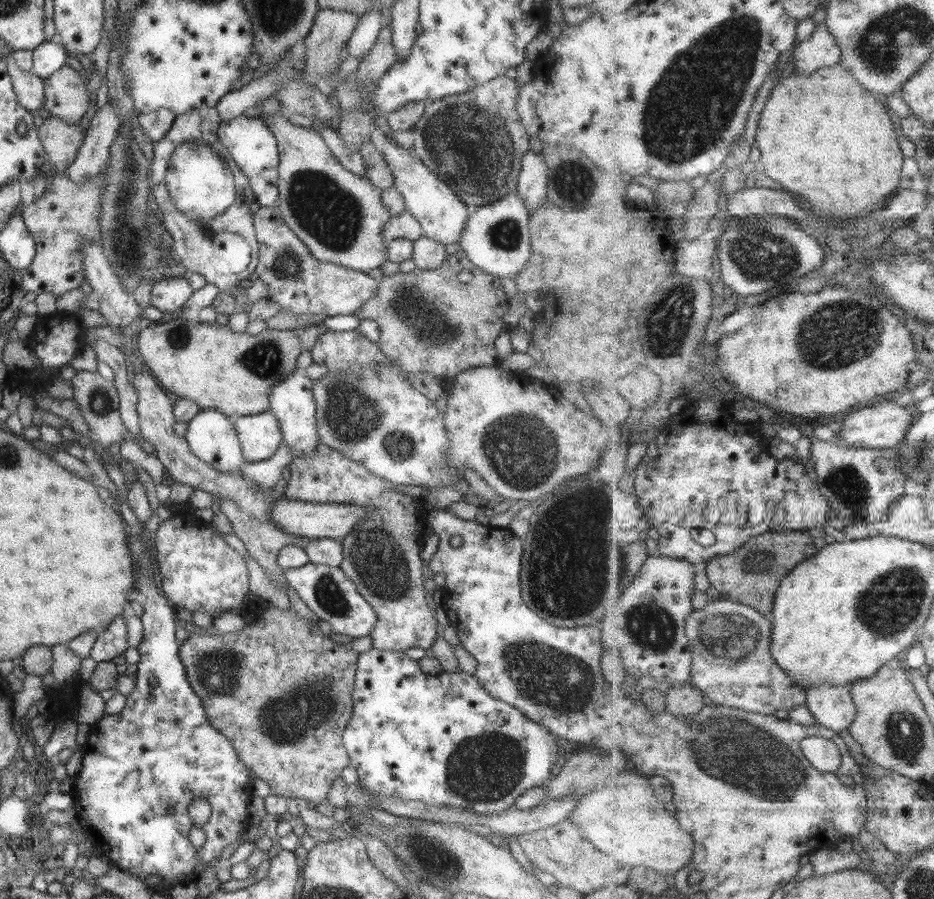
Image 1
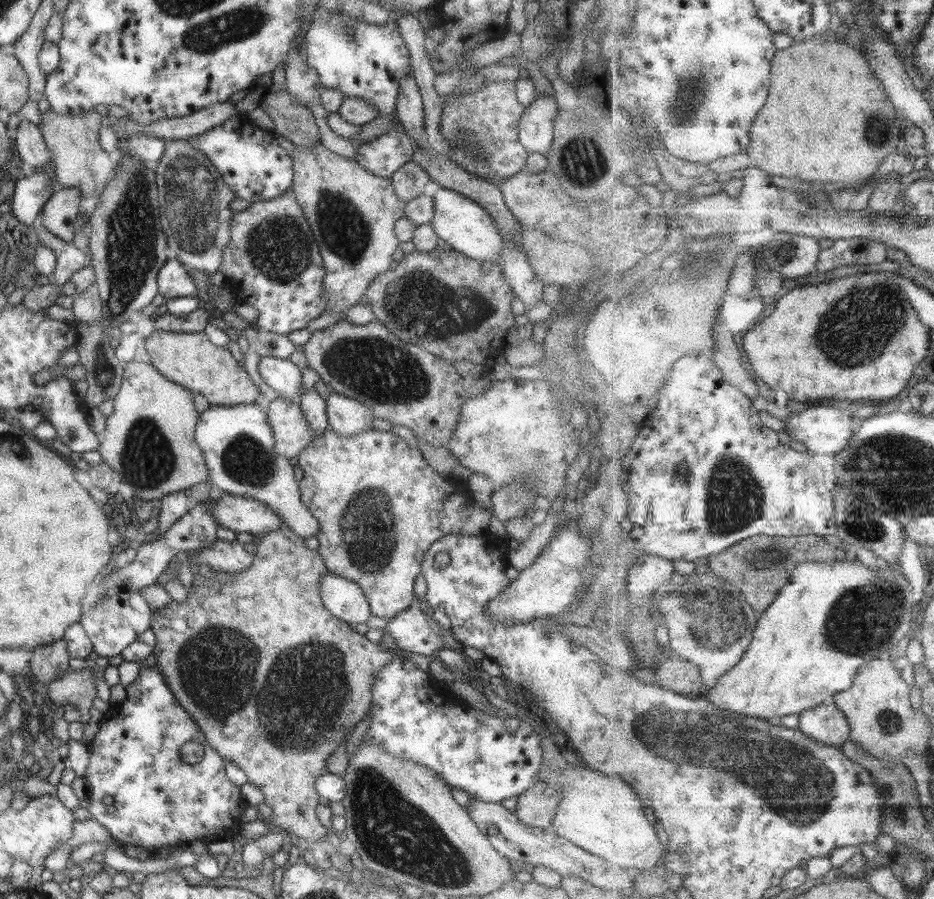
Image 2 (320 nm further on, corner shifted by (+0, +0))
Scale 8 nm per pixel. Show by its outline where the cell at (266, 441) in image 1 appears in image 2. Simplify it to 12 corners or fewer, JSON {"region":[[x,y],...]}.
{"region":[[298,400],[264,409],[274,450],[293,458],[314,439]]}

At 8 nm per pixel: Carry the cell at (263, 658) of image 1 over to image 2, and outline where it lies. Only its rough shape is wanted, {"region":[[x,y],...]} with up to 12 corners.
{"region":[[281,526],[152,611],[208,746],[318,842],[314,780],[396,654]]}

